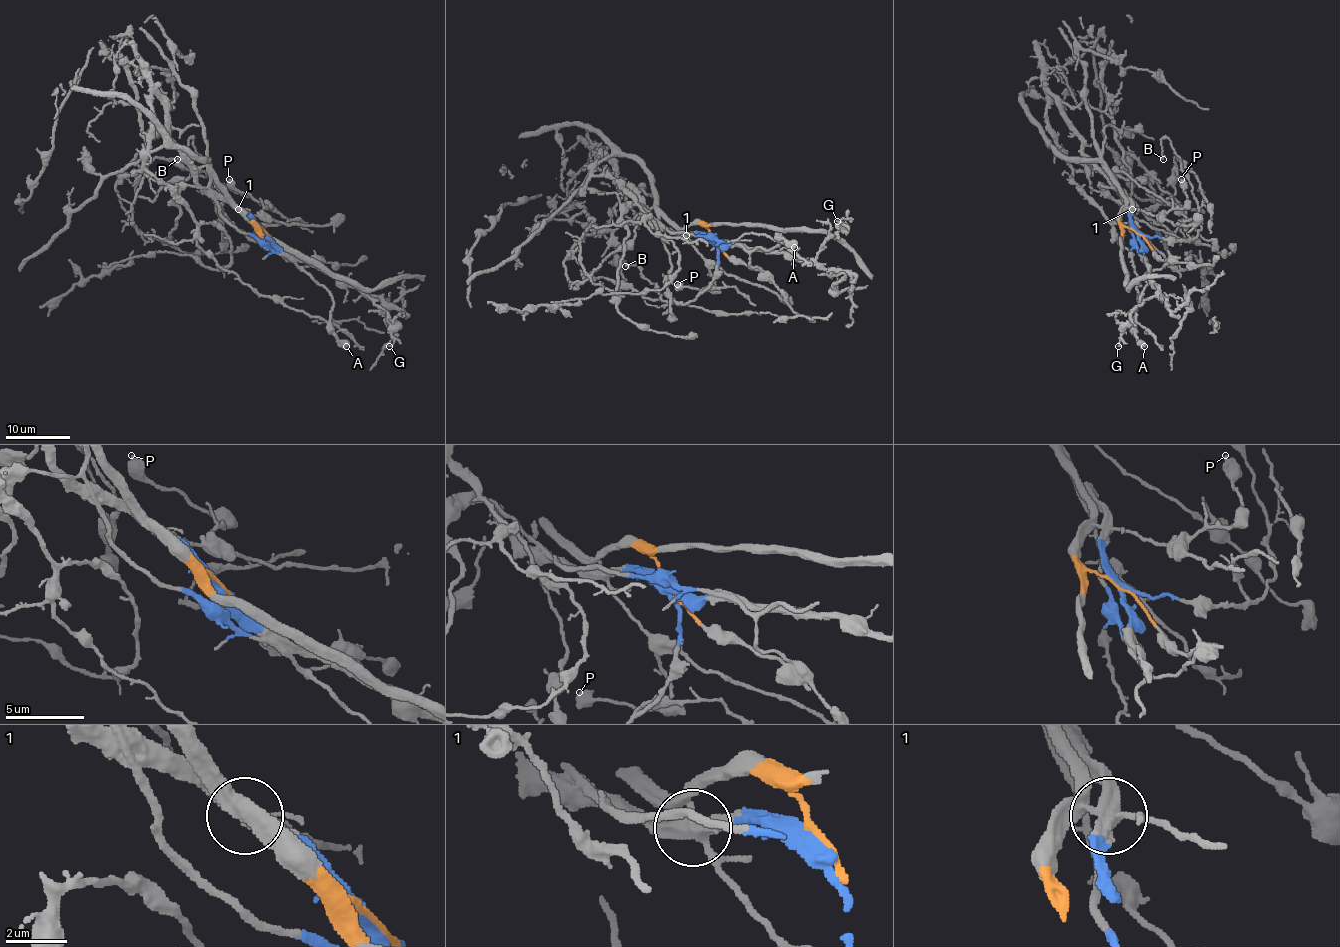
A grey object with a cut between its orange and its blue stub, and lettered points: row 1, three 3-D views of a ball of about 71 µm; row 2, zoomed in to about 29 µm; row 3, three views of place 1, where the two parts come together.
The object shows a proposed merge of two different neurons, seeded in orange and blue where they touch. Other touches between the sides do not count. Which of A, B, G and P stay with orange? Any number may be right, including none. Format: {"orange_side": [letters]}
{"orange_side": ["P"]}

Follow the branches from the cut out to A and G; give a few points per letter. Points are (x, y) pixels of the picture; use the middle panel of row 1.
A: (714, 240), (742, 244), (748, 251), (771, 249), (784, 238), (795, 248)
G: (714, 240), (745, 248), (785, 251), (803, 261), (811, 261), (842, 222), (837, 220)

